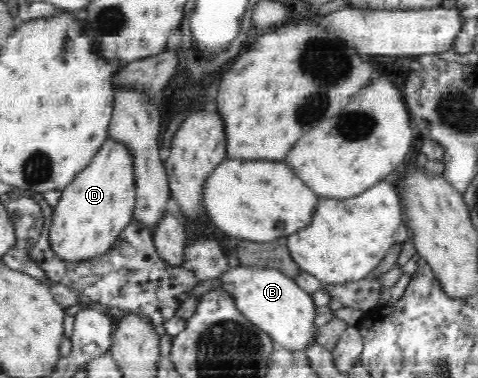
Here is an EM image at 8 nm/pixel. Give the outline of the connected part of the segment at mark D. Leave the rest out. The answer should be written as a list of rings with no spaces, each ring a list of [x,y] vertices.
[[[109,132],[91,160],[61,189],[50,228],[50,242],[61,258],[91,258],[115,242],[115,238],[134,218],[138,202],[134,172],[135,158],[130,144],[115,139]]]

